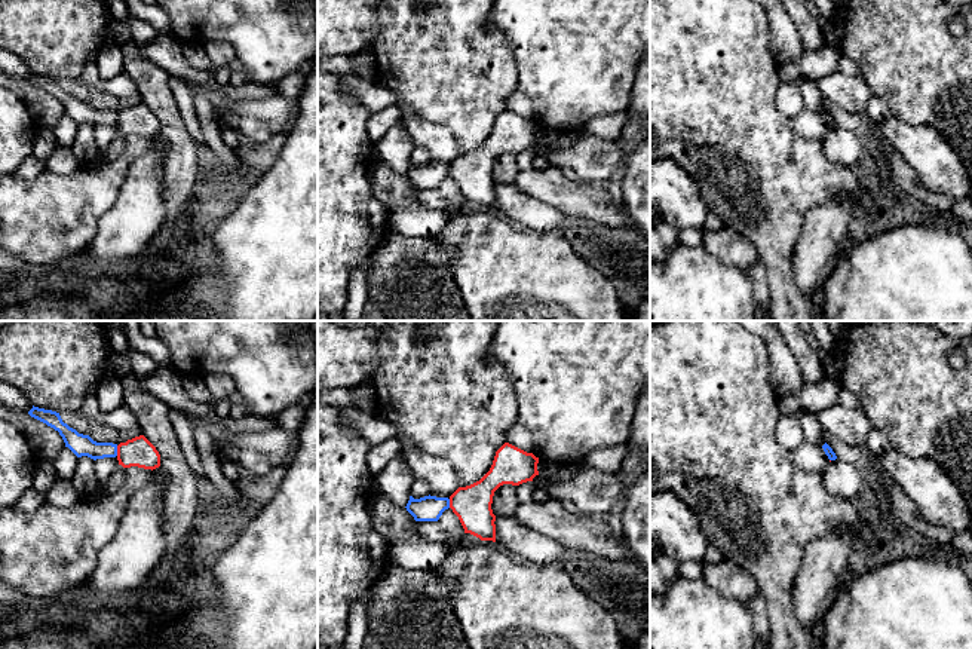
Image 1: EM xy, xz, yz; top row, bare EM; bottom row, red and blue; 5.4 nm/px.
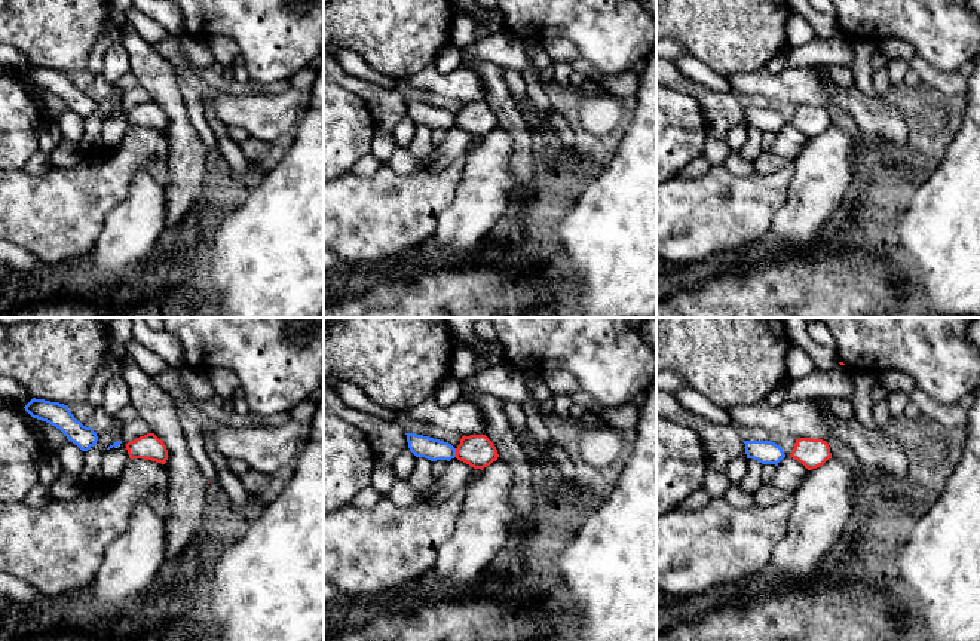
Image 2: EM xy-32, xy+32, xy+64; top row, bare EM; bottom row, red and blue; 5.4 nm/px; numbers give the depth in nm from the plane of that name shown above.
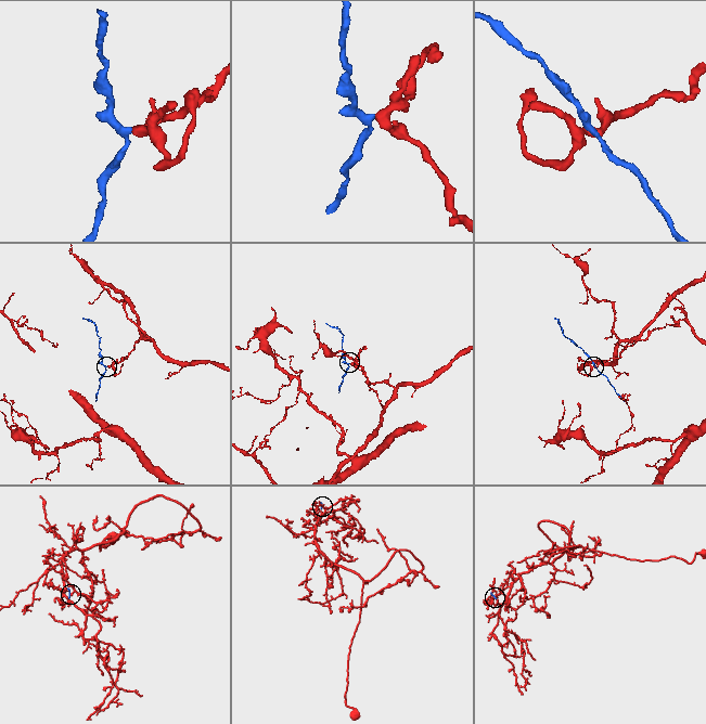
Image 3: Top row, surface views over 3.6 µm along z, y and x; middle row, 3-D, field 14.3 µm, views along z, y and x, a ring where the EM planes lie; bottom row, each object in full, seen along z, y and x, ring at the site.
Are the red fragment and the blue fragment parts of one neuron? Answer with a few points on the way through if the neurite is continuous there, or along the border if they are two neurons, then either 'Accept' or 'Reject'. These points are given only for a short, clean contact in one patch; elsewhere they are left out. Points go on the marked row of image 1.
Boundary: xy (116, 446), (117, 455). Reject

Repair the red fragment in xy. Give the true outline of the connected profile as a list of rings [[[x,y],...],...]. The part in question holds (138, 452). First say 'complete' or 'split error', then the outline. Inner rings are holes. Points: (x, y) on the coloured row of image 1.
complete | [[[144,435],[120,443],[117,460],[123,468],[138,466],[153,471],[160,466],[159,451]]]

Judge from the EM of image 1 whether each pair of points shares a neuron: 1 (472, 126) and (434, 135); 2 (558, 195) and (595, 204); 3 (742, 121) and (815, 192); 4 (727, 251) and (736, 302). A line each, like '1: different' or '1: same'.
1: different
2: same
3: same
4: different

